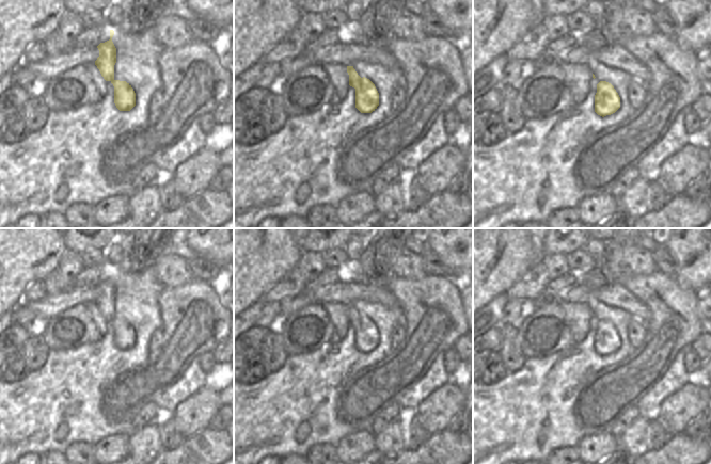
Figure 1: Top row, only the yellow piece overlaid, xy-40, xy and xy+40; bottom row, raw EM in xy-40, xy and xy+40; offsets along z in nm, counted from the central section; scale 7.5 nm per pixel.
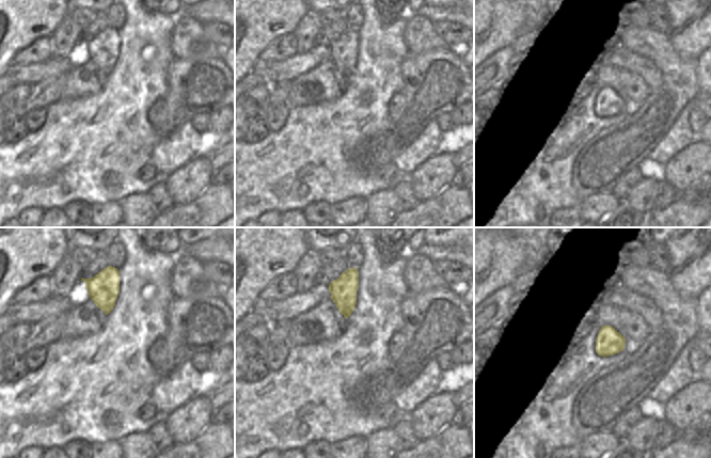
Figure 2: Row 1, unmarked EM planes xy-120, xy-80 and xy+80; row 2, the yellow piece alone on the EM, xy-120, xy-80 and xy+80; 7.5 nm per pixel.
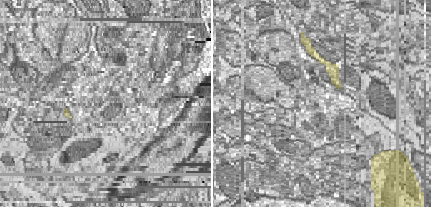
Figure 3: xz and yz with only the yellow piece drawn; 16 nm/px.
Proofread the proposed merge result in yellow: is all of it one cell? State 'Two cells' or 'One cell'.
One cell

